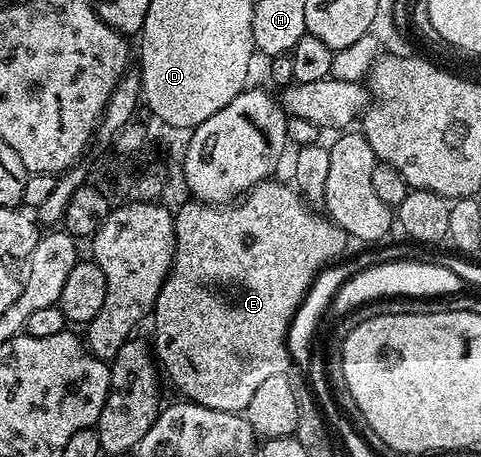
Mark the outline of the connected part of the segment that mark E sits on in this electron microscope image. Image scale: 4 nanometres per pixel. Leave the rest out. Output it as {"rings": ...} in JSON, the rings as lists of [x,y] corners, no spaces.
{"rings":[[[272,178],[255,185],[238,202],[232,202],[226,206],[217,204],[205,204],[202,202],[190,202],[183,204],[174,213],[175,218],[175,253],[171,262],[171,272],[165,278],[161,290],[155,299],[153,309],[153,321],[155,320],[155,340],[153,339],[153,351],[161,365],[162,371],[175,383],[175,388],[180,392],[180,397],[186,398],[190,403],[209,406],[209,410],[221,410],[222,412],[246,413],[249,401],[253,393],[263,385],[268,378],[277,378],[288,371],[292,363],[290,352],[287,349],[287,331],[290,328],[291,319],[295,311],[306,298],[311,284],[320,271],[338,261],[347,251],[349,237],[345,230],[341,230],[326,215],[318,216],[305,203],[302,196],[290,183],[278,184],[278,179]]]}

